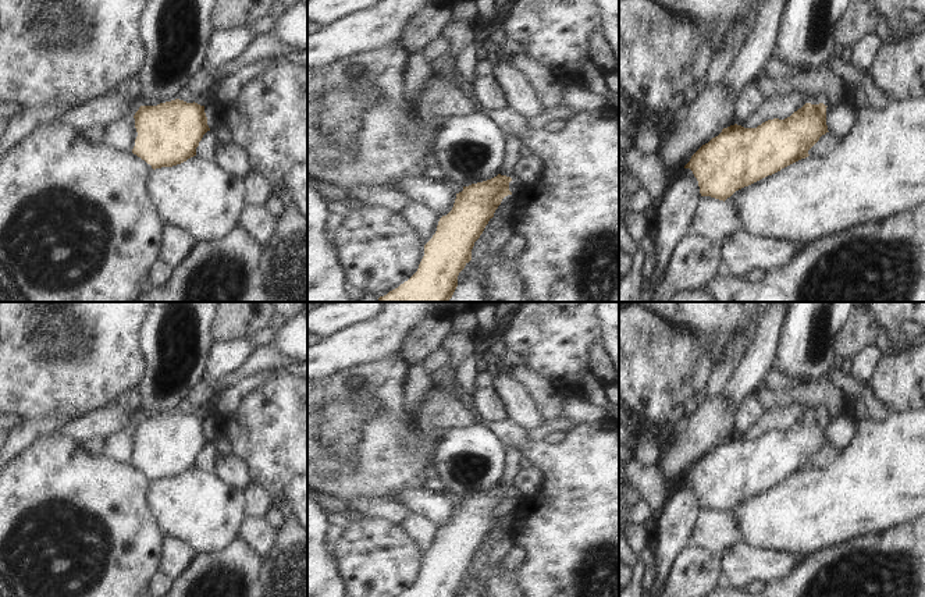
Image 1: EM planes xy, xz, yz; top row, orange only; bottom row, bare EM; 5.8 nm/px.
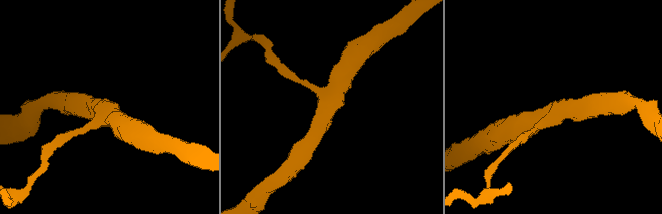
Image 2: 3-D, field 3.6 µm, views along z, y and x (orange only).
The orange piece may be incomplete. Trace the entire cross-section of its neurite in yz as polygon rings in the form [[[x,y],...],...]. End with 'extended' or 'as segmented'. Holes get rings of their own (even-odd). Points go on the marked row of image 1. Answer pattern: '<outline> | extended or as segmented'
[[[805,93],[805,104],[785,120],[768,120],[757,128],[737,124],[723,128],[691,156],[684,168],[690,168],[697,178],[701,196],[725,202],[736,191],[808,157],[808,150],[829,132],[826,107],[818,97]]] | extended

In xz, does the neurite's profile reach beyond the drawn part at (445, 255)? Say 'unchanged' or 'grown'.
grown

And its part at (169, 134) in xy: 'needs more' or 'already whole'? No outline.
needs more

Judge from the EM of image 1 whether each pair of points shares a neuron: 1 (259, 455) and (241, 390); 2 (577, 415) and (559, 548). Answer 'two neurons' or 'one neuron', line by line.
1: two neurons
2: two neurons

